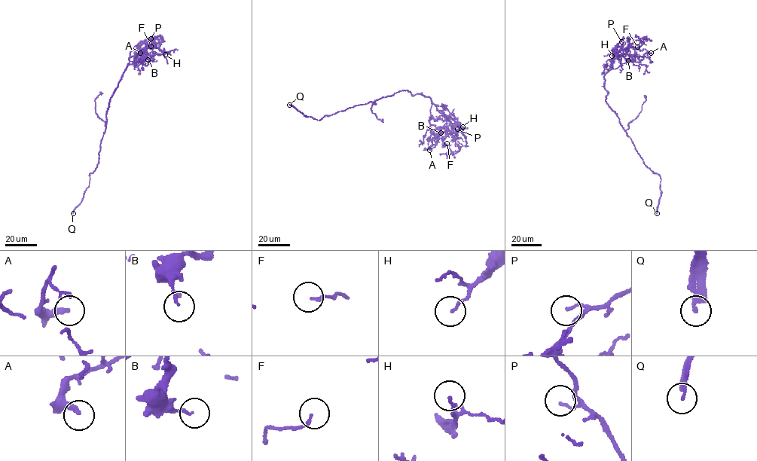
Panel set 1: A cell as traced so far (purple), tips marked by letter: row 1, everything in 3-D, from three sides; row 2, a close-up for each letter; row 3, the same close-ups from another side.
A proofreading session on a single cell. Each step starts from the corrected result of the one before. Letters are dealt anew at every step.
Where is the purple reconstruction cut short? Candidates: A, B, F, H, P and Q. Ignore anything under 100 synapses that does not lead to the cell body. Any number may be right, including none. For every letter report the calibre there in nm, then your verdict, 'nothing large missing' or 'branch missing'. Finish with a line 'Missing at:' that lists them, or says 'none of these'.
A: calibre 300 nm; nothing large missing
B: calibre 120 nm; nothing large missing
F: calibre 140 nm; nothing large missing
H: calibre 100 nm; nothing large missing
P: calibre 100 nm; nothing large missing
Q: calibre 200 nm; branch missing
Missing at: Q

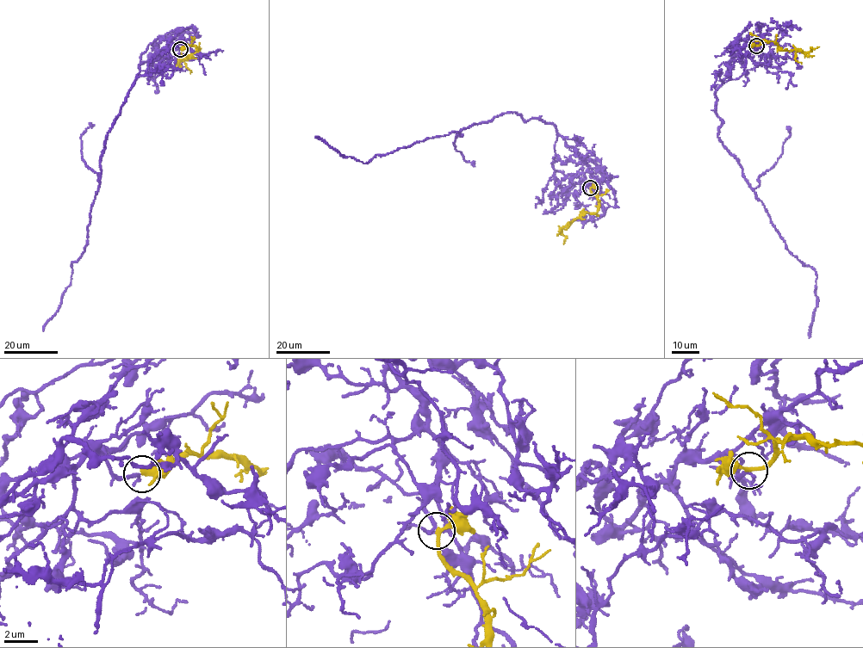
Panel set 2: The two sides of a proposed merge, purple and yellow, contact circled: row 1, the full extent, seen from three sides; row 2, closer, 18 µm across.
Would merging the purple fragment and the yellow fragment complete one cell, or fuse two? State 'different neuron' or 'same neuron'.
same neuron

